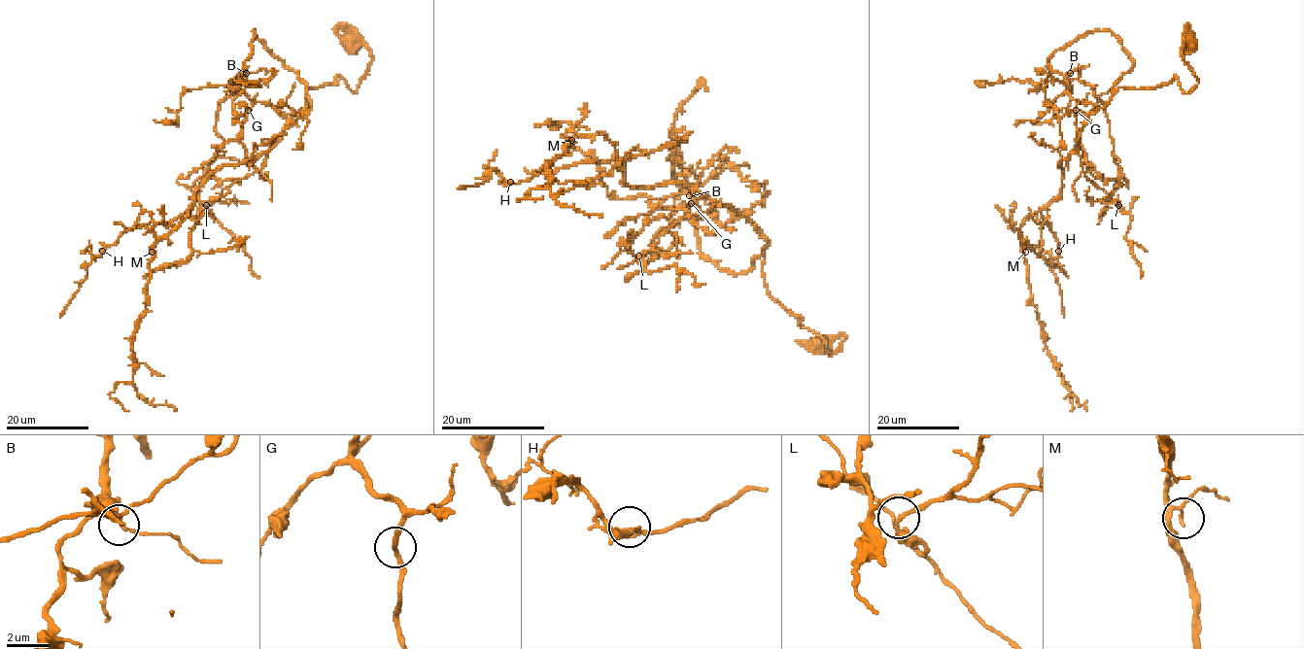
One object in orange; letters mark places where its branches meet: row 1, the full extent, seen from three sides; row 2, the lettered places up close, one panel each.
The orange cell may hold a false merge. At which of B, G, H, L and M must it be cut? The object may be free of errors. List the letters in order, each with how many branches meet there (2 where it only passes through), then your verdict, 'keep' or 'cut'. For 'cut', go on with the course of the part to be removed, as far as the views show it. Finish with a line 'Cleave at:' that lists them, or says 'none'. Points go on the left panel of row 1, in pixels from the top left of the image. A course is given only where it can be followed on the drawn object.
B: branches 2; keep
G: branches 2; keep
H: branches 2; keep
L: branches 2; keep
M: branches 2; keep
Cleave at: none

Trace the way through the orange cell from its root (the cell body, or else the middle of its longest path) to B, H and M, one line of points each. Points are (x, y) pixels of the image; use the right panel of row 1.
B: (1194, 44), (1190, 90), (1176, 77), (1119, 87), (1086, 118), (1070, 73)
H: (1194, 44), (1190, 90), (1176, 77), (1119, 87), (1084, 120), (1041, 212), (1058, 251)
M: (1194, 44), (1190, 90), (1176, 77), (1119, 87), (1087, 117), (1061, 191), (1019, 226), (1025, 252)

